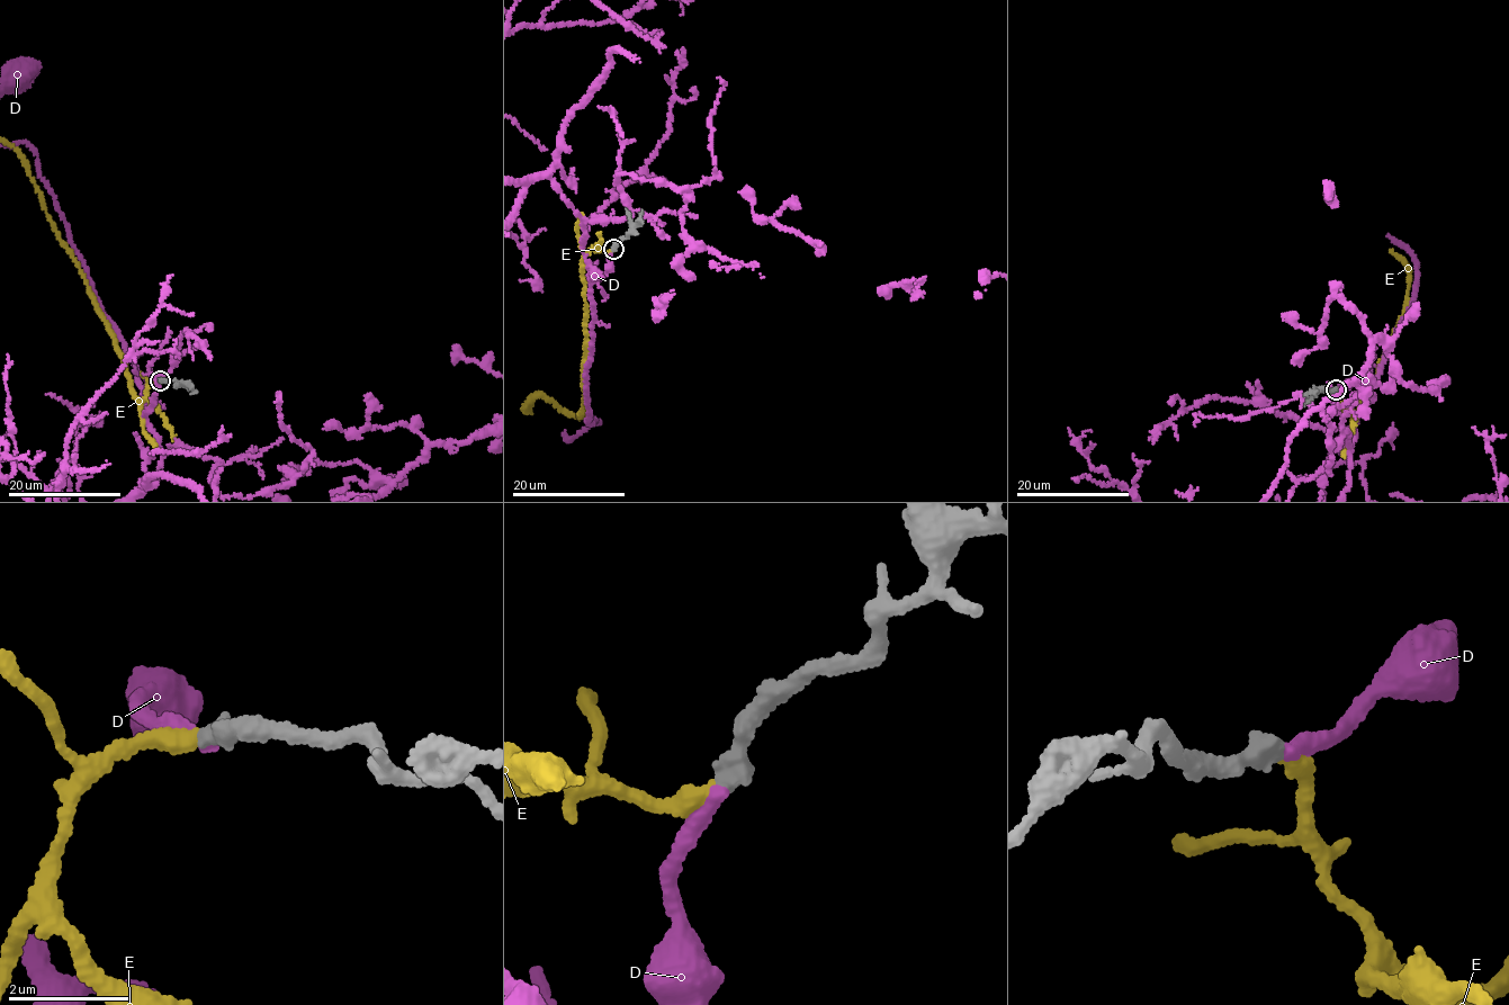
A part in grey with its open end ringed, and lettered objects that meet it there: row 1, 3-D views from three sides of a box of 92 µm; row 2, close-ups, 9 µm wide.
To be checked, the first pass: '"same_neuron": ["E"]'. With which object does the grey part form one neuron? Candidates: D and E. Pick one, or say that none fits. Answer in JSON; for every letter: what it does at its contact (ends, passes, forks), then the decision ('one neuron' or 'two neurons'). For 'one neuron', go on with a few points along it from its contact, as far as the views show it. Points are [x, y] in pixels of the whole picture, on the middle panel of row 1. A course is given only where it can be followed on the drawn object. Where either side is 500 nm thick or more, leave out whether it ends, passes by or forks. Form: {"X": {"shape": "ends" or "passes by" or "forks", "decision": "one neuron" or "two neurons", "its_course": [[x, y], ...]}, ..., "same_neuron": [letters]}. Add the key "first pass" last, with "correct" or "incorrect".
{"D": {"shape": "ends", "decision": "two neurons"}, "E": {"shape": "ends", "decision": "one neuron", "its_course": [[613, 250], [585, 253], [583, 261], [586, 415], [544, 395], [531, 409]]}, "same_neuron": ["E"], "first pass": "correct"}

